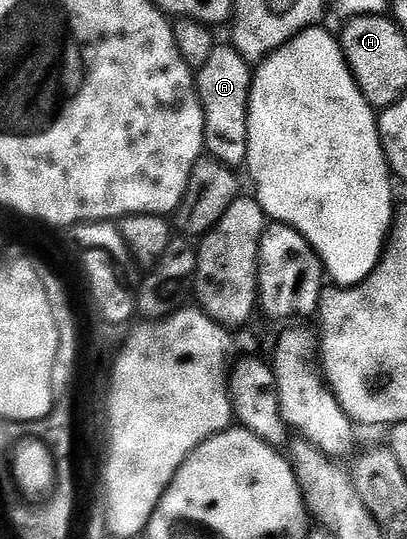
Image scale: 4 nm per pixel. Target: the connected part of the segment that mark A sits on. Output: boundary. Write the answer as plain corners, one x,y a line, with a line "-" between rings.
231,44
214,45
211,60
196,71
197,95
205,113
205,150
230,168
244,167
249,157
249,93
253,83
250,62

